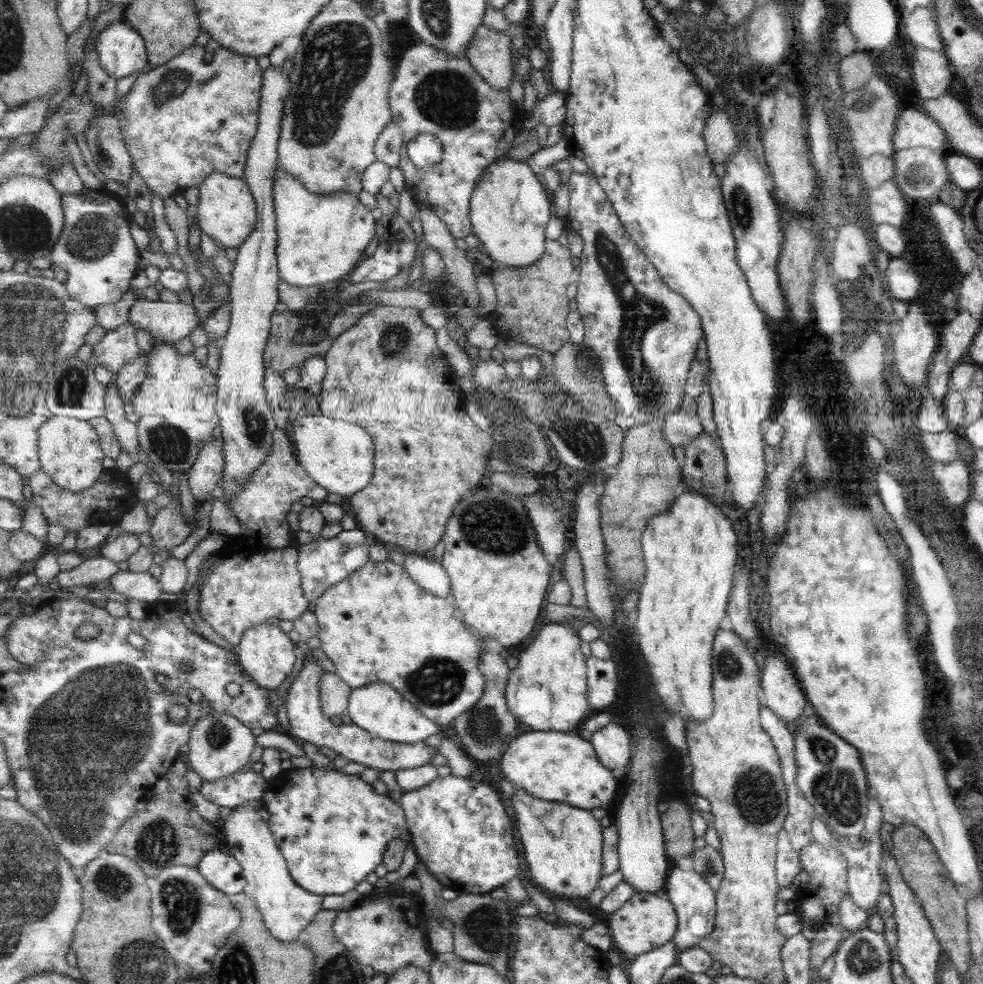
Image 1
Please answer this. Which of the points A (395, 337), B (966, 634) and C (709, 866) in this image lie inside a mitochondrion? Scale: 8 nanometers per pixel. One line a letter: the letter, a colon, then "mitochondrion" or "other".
A: mitochondrion
B: mitochondrion
C: mitochondrion

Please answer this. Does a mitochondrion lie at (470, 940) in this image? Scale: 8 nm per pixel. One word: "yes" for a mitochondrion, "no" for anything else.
yes

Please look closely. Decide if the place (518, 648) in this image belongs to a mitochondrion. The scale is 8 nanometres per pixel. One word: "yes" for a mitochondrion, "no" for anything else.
no

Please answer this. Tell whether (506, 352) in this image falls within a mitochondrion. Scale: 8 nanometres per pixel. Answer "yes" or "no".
no

